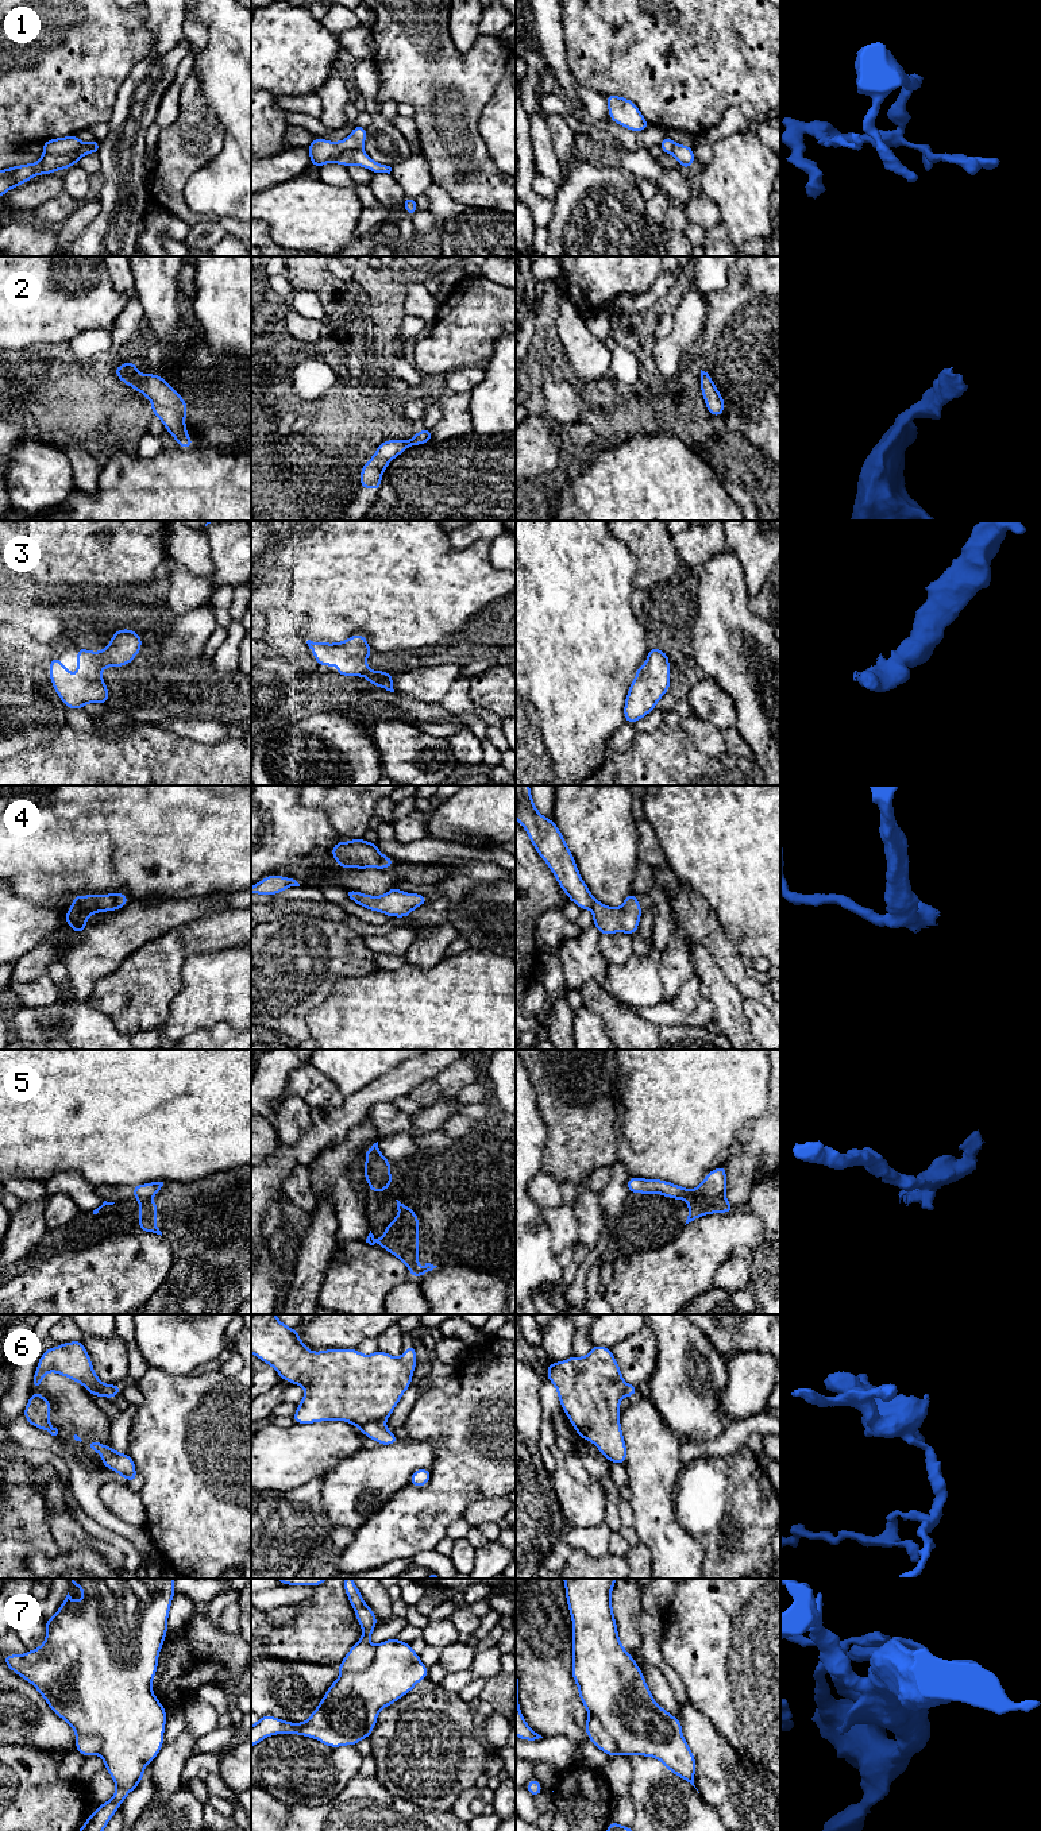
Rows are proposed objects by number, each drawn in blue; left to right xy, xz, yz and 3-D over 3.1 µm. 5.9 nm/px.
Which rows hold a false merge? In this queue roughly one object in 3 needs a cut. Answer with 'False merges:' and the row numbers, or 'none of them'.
False merges: 1, 6

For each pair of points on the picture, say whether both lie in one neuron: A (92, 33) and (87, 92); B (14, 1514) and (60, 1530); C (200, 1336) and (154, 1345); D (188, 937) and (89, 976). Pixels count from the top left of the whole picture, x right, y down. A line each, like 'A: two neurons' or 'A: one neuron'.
A: one neuron
B: two neurons
C: one neuron
D: two neurons

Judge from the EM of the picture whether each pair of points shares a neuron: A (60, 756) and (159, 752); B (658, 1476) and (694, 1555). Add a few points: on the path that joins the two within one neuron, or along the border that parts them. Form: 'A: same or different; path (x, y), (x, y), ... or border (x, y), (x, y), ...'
A: same; path (84, 756), (135, 756)
B: same; path (658, 1495), (658, 1517), (675, 1536)

